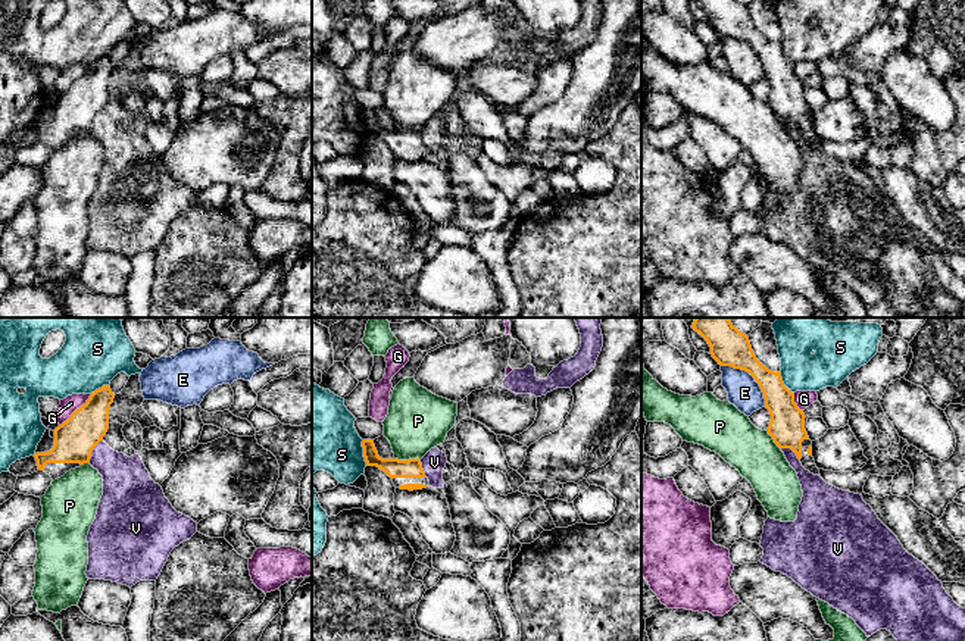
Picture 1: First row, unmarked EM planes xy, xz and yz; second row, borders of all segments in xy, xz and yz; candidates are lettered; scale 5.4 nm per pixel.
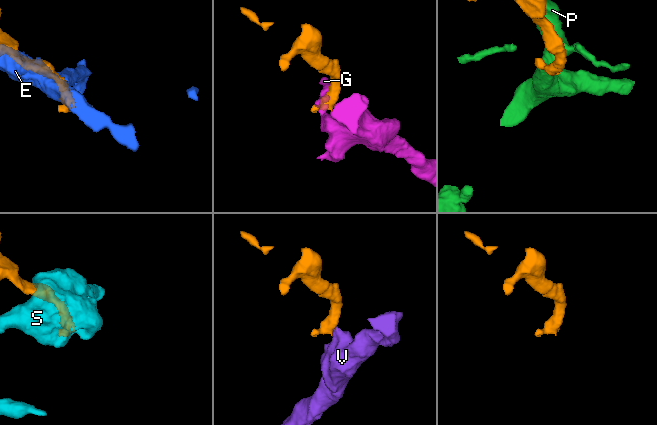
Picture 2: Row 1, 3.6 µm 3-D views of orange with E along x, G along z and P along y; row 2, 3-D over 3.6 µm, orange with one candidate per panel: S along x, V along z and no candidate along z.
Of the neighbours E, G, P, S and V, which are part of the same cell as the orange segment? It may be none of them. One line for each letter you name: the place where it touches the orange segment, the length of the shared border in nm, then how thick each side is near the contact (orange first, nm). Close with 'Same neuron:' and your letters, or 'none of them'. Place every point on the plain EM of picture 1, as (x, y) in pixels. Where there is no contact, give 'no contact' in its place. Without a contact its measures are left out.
Same neuron: none of them

